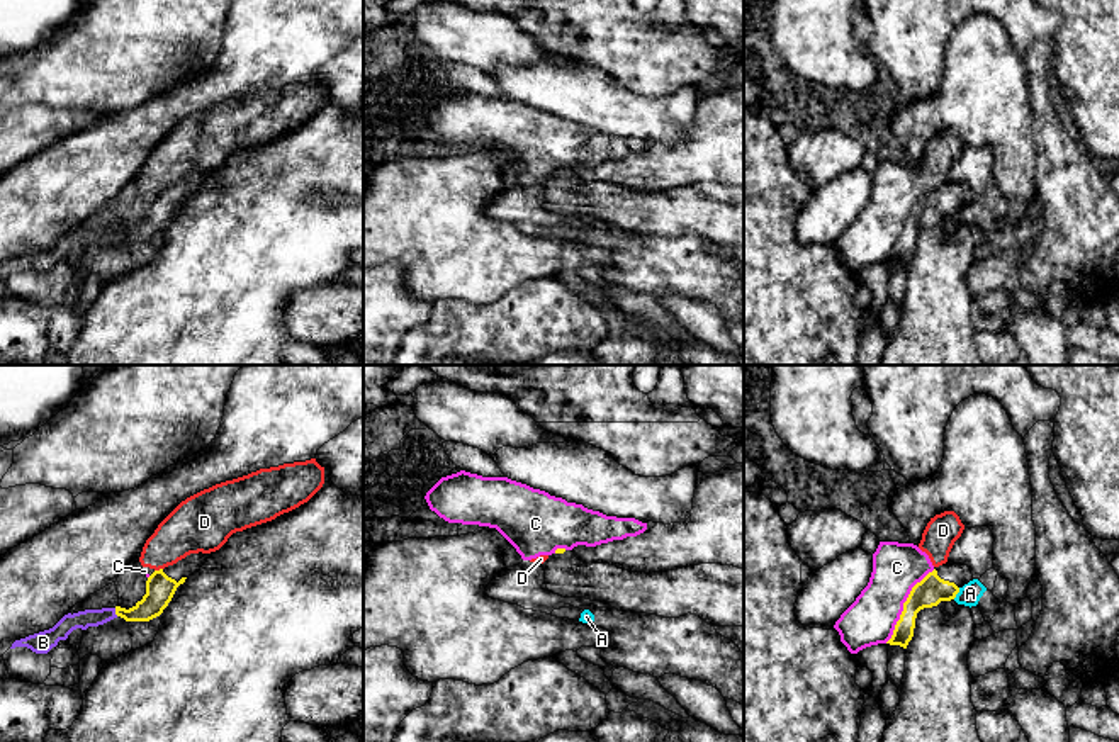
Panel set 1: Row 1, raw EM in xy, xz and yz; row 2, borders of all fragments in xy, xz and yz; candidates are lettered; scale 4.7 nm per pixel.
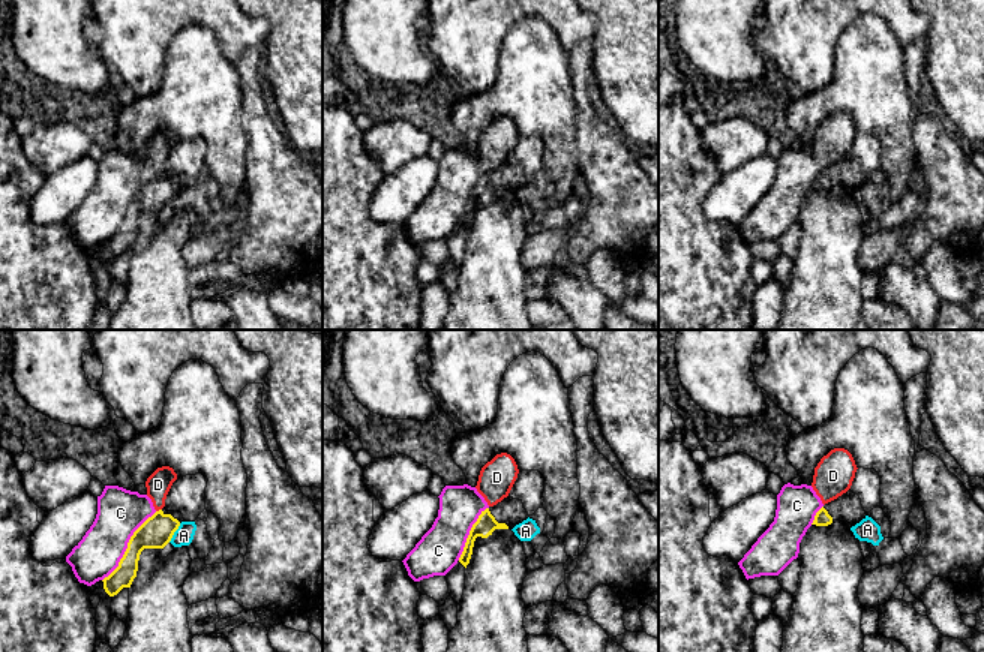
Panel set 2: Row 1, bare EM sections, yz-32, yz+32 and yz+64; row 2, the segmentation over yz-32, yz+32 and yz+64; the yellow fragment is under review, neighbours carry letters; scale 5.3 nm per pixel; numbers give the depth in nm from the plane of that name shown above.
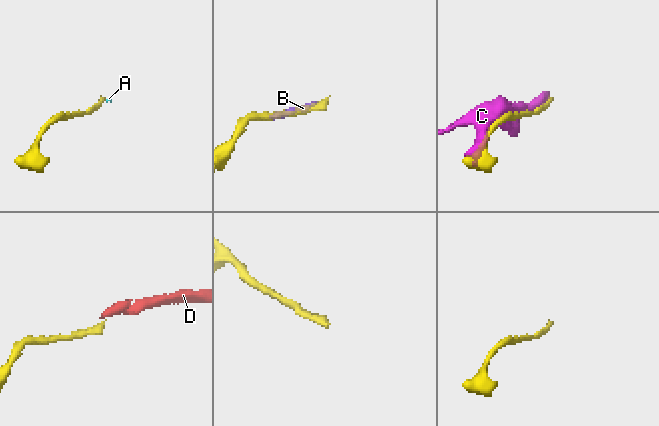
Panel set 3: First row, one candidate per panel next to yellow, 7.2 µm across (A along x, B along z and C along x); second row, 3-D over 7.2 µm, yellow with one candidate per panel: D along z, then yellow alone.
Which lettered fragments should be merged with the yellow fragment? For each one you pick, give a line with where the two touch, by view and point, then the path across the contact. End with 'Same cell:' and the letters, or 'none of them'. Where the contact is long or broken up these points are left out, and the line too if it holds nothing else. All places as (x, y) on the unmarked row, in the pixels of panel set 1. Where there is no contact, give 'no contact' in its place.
Same cell: none of them

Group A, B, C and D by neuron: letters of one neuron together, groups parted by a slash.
A / B / C D

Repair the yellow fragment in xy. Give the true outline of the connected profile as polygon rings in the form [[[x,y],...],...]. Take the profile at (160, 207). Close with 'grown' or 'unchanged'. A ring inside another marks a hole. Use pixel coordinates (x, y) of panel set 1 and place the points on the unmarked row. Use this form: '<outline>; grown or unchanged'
[[[212,171],[190,173],[173,185],[155,190],[146,200],[146,214],[143,219],[129,229],[115,226],[115,234],[126,241],[149,241],[160,236],[172,221],[177,207],[197,192],[211,175]]]; grown

